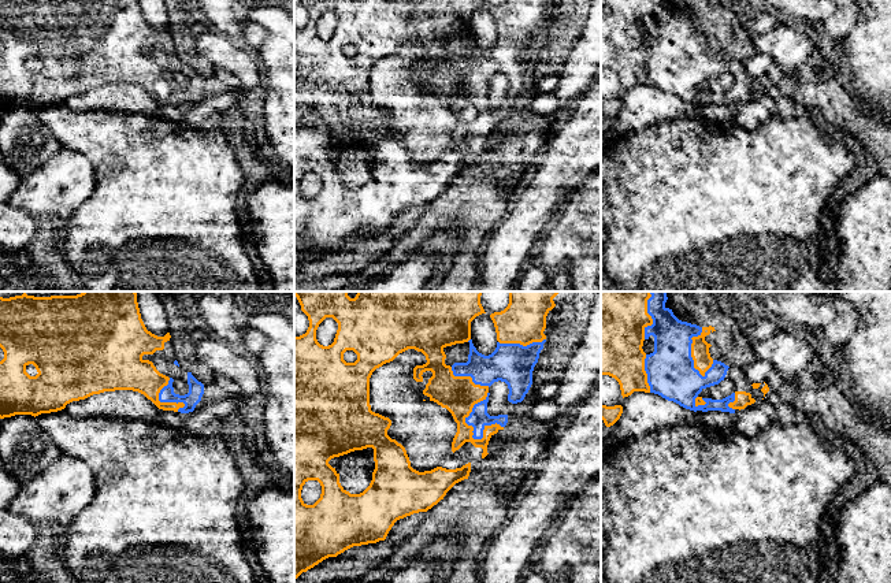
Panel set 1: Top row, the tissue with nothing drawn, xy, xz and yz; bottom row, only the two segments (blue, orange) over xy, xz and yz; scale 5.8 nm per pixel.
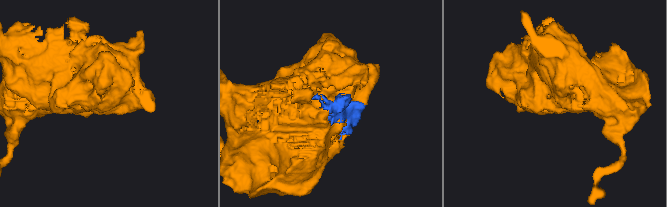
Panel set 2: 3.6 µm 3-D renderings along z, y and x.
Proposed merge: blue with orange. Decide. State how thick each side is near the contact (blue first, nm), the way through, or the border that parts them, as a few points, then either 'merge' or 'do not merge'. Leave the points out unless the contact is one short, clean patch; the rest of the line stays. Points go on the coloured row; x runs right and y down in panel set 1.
calibres 120 and 220 nm; merge

